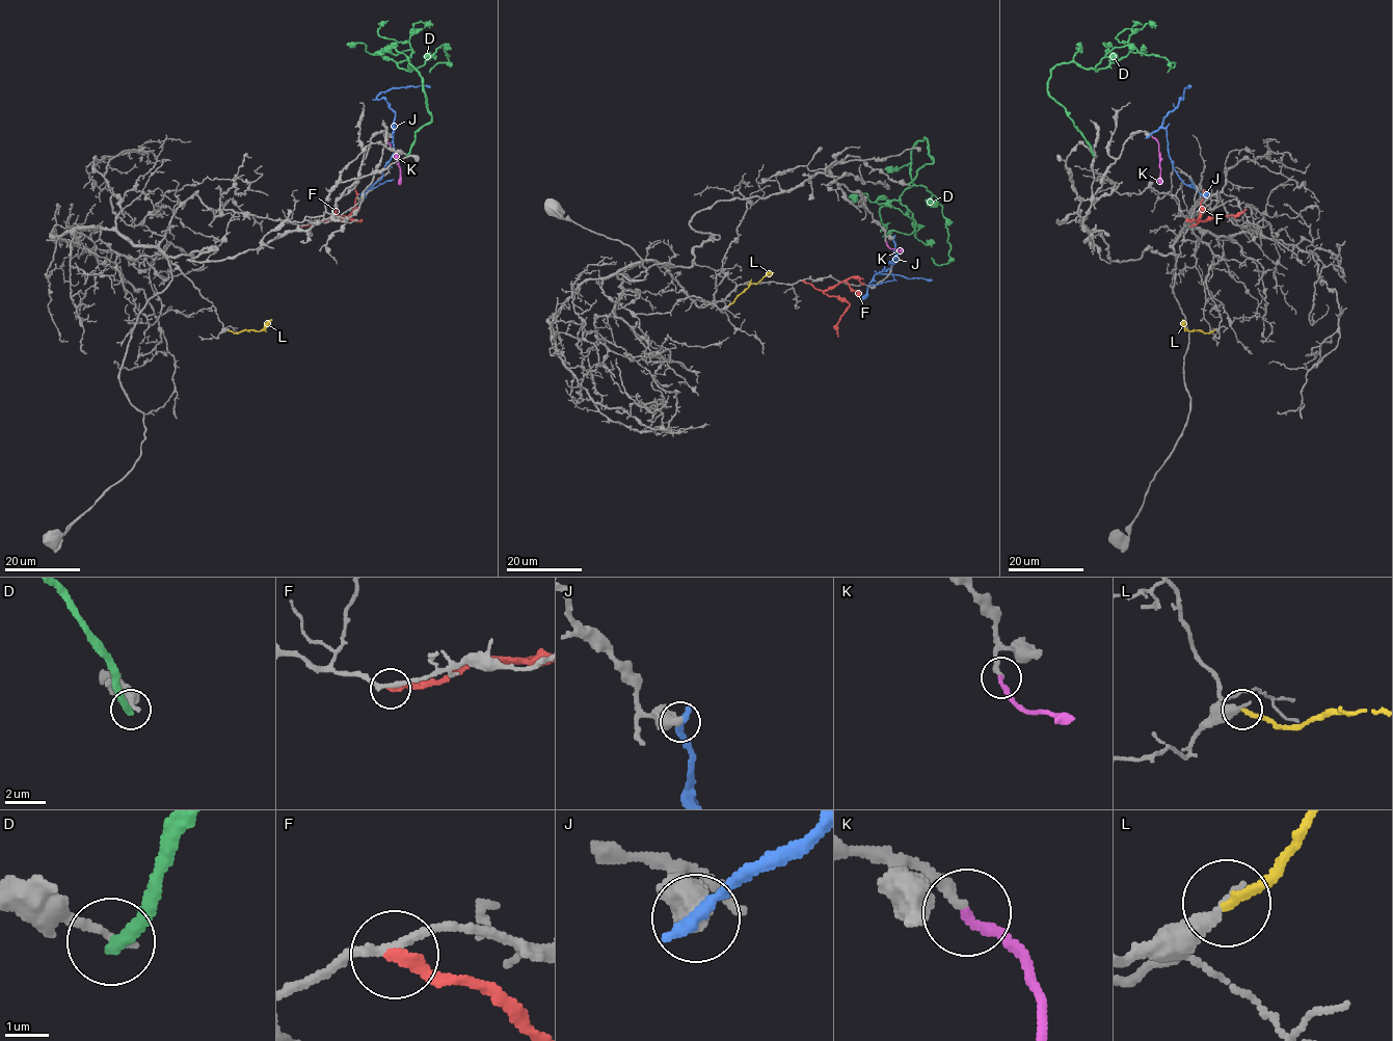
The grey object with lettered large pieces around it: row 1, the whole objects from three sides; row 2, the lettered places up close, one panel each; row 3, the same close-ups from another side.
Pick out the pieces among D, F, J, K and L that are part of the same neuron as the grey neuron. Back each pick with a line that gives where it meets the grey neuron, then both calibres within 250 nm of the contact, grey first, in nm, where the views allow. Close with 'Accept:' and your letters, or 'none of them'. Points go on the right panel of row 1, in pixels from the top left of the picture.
K: meets grey at (1152, 136); 240 nm thick on the grey side, 240 nm on the other
Accept: K

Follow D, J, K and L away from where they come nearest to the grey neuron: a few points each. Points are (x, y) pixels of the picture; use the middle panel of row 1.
D: (908, 184), (933, 162), (925, 138), (911, 151), (911, 181), (941, 206), (949, 249), (946, 263), (931, 258)
J: (893, 238), (896, 259), (886, 263), (869, 284), (895, 278)
K: (886, 242), (889, 247), (901, 249)
L: (729, 304), (751, 284), (757, 284), (773, 272)

